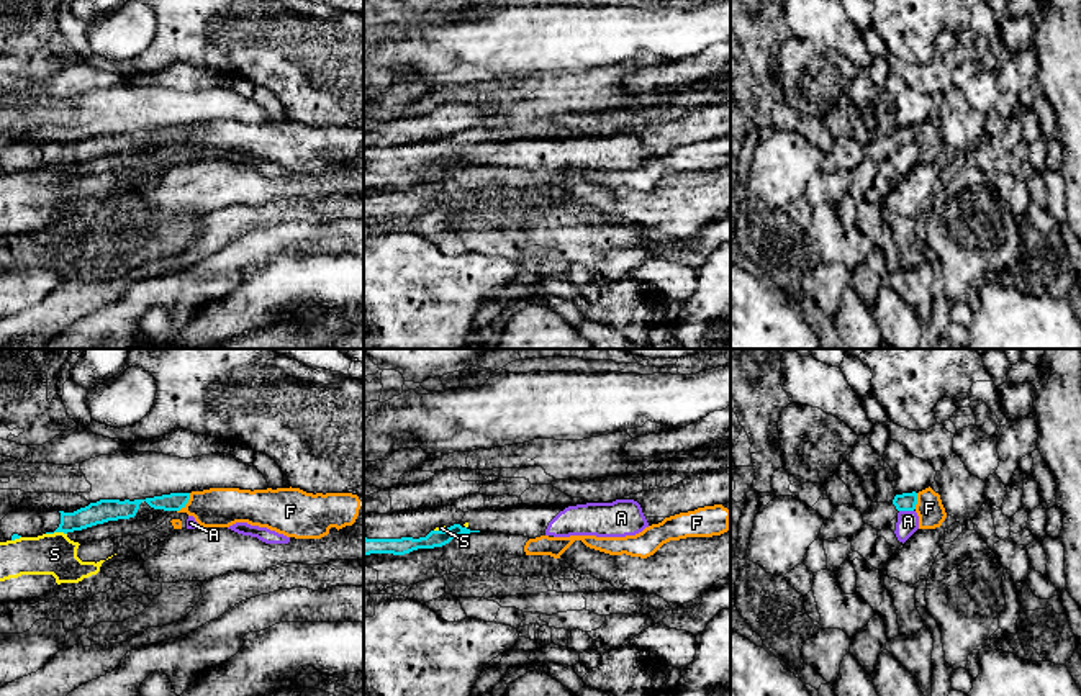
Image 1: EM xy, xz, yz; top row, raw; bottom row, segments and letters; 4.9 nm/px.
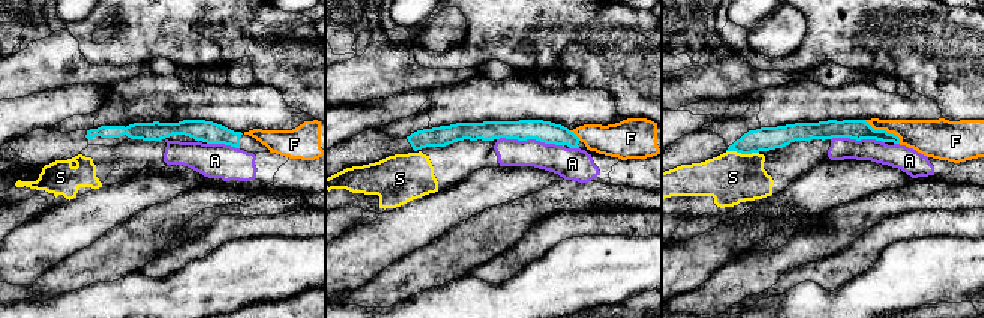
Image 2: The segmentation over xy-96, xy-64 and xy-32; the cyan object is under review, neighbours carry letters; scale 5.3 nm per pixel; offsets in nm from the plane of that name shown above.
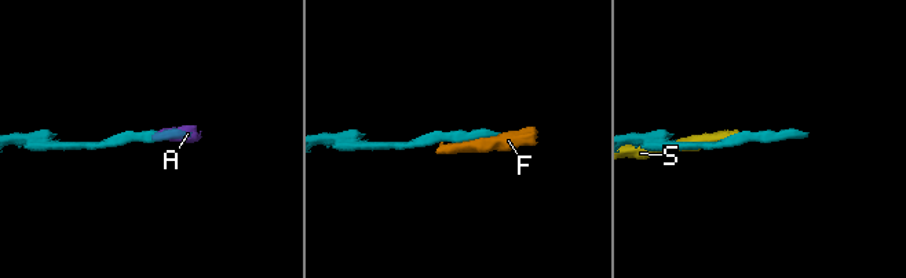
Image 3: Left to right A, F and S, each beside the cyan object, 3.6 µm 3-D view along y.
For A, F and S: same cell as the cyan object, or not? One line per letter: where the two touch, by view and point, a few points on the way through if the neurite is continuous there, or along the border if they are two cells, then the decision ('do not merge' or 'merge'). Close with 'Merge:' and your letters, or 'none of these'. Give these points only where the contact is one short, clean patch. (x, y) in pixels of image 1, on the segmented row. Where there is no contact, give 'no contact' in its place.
A: meets cyan in yz at (906, 510); border along yz (900, 510), (913, 511); do not merge
F: meets cyan in xy at (185, 503); border along xy (190, 493), (190, 498), (177, 511); do not merge
S: meets cyan in xy at (56, 531); do not merge
Merge: none of these

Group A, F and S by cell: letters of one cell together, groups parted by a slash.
A S / F

